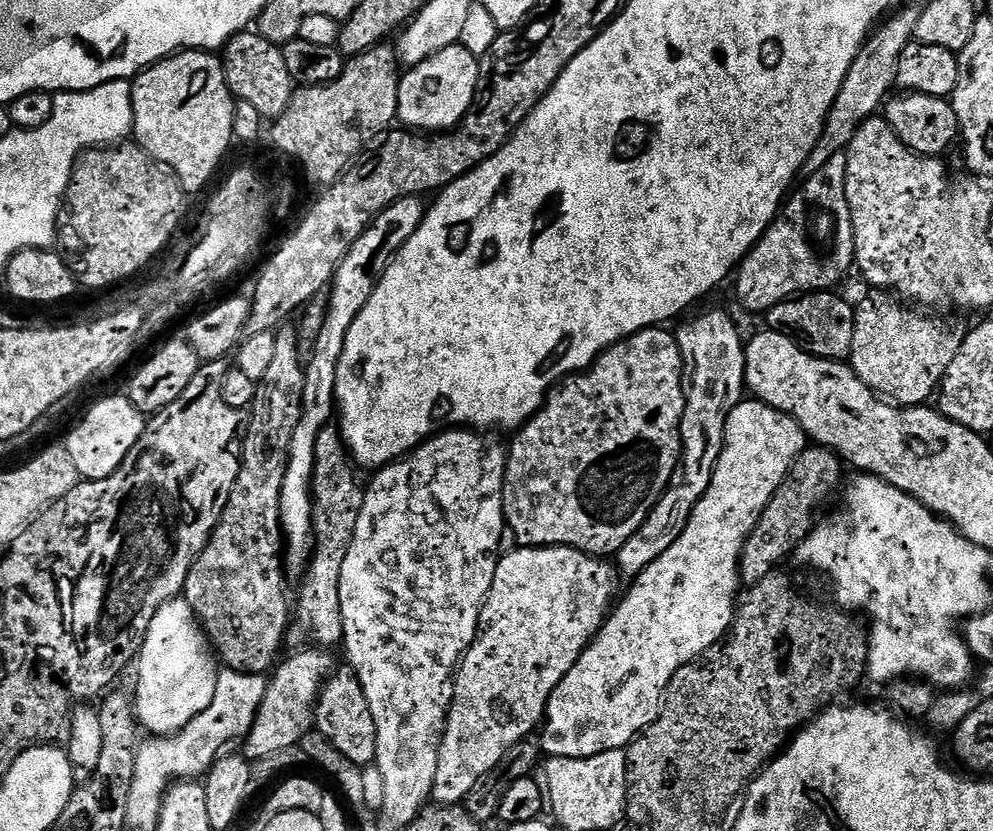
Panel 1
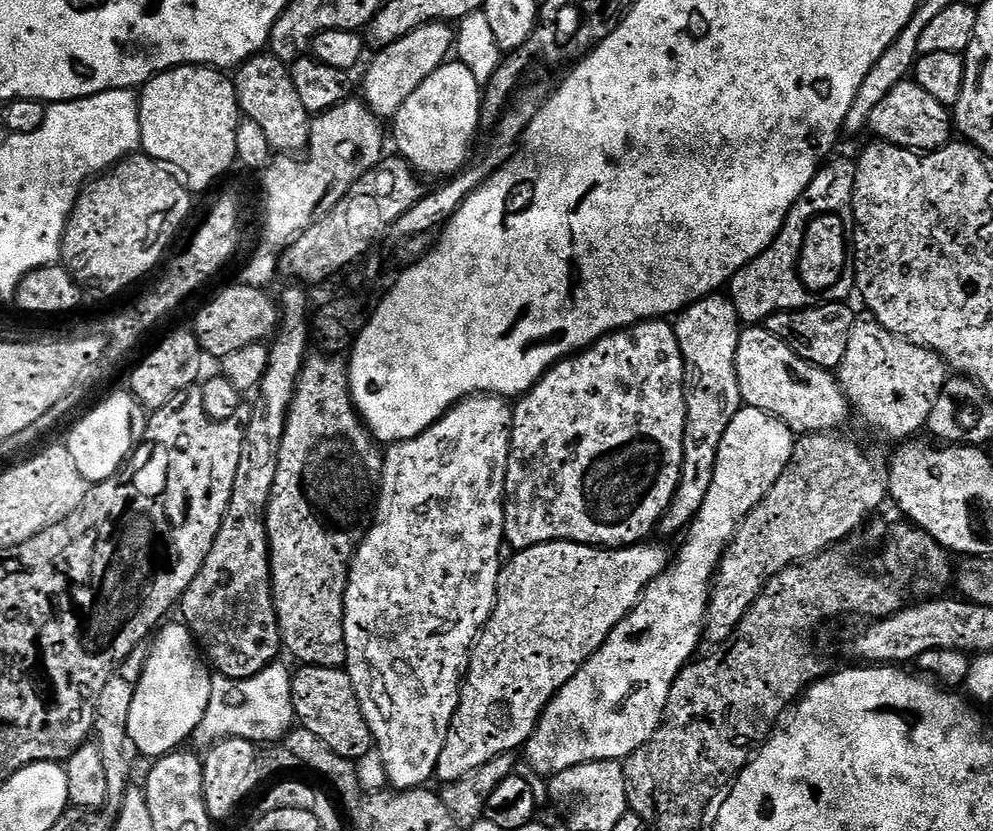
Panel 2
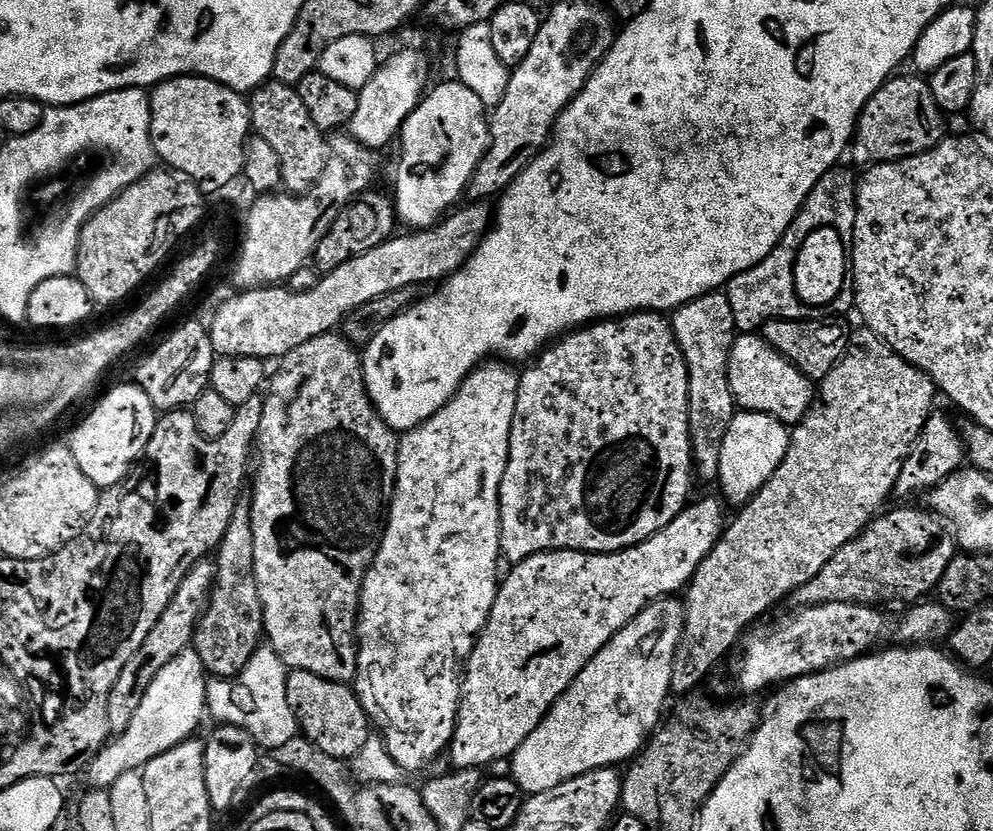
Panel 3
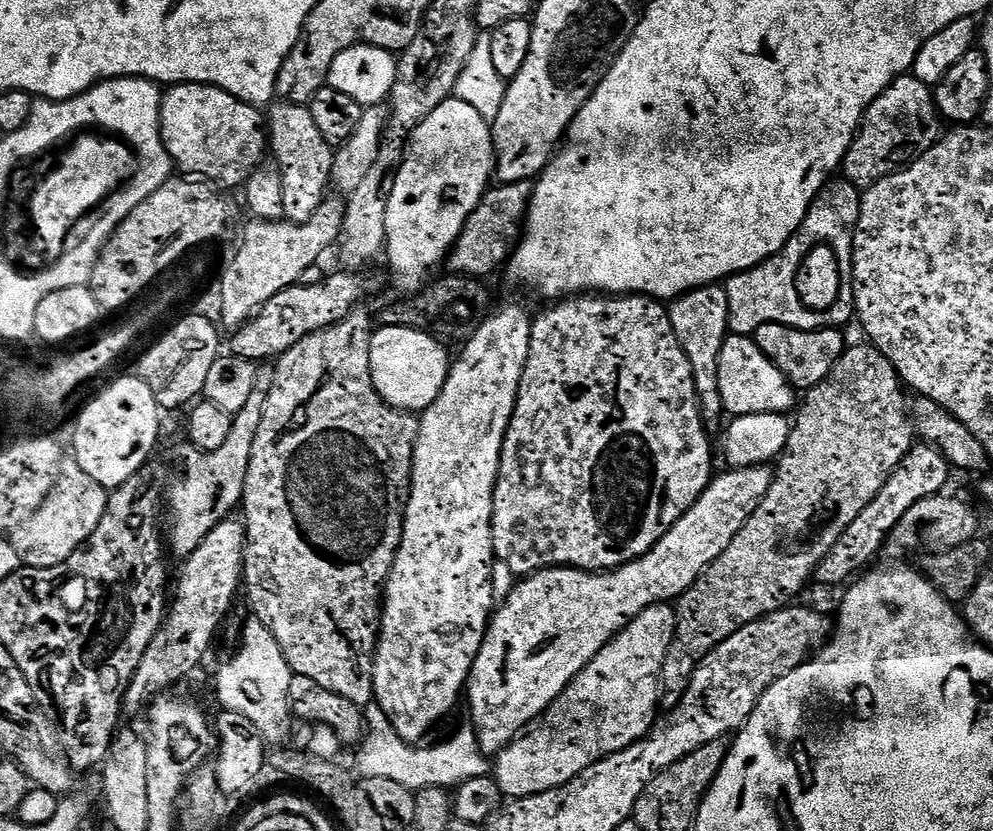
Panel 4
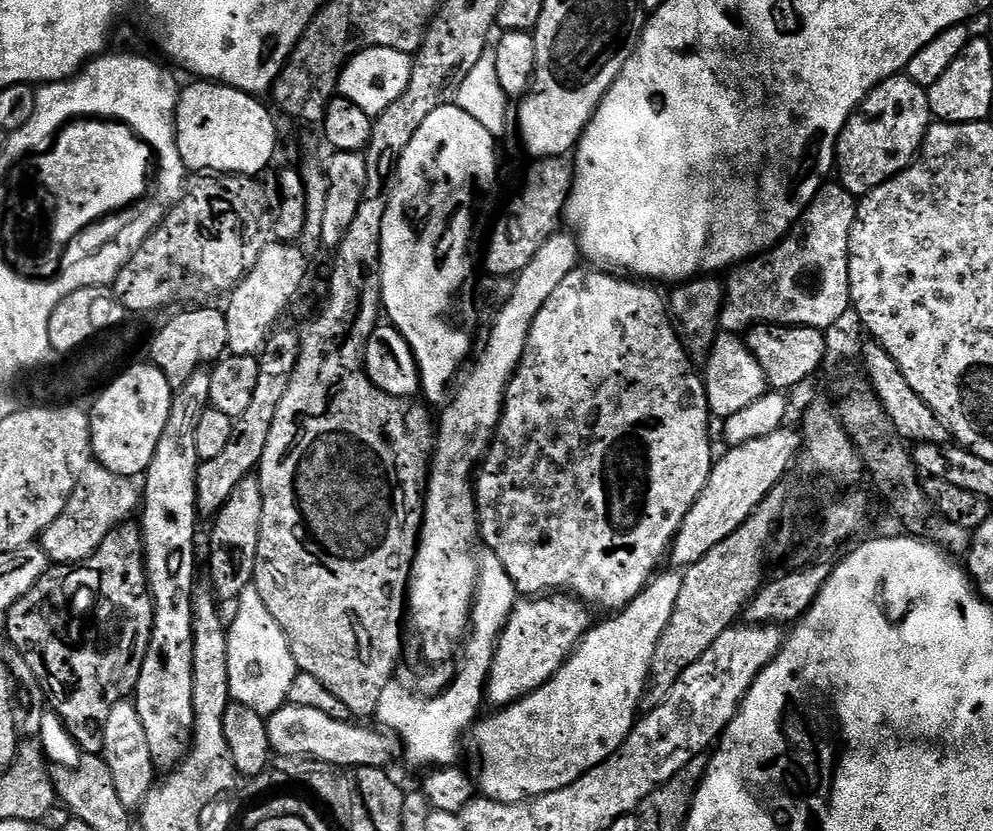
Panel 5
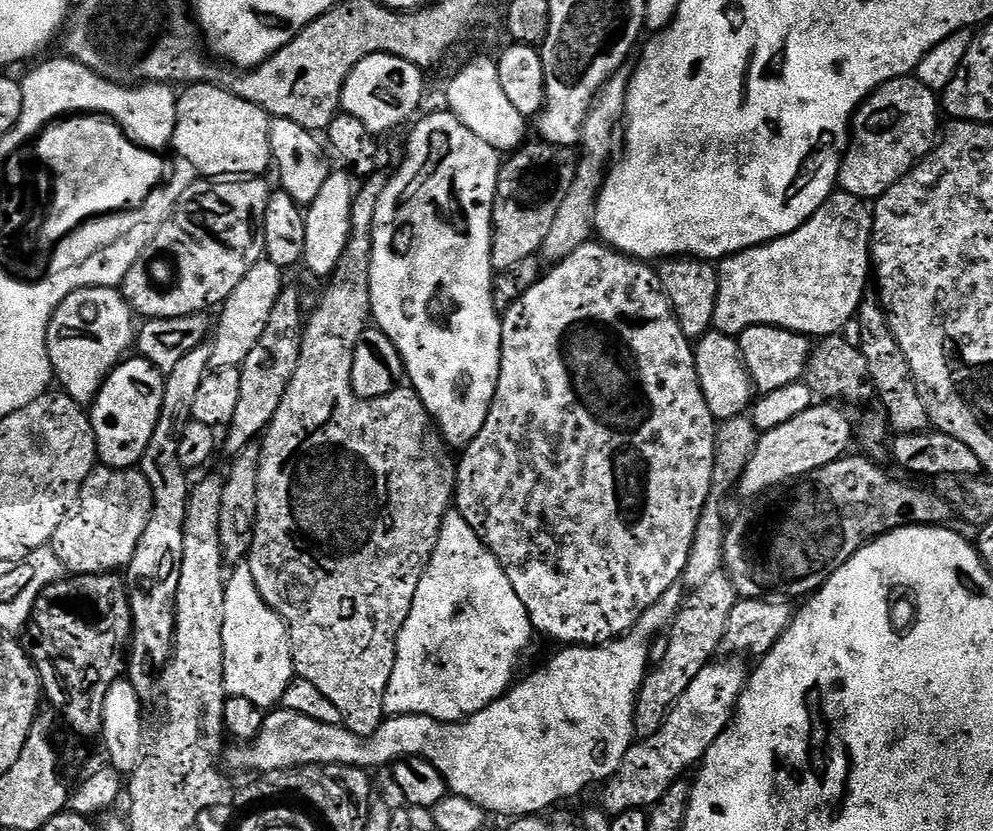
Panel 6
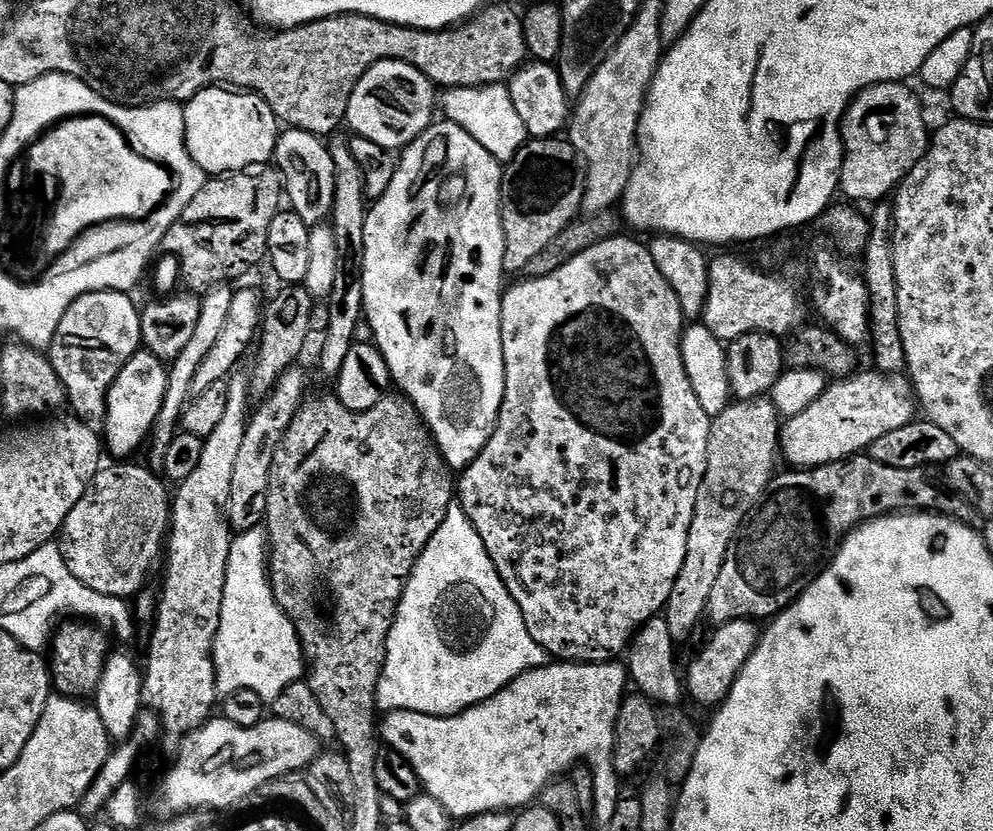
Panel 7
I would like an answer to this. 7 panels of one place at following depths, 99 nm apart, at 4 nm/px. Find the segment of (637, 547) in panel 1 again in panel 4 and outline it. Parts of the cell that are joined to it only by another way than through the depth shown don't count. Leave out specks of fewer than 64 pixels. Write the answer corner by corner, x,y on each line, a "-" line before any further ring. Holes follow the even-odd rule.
710,284
706,288
695,288
693,292
688,292
684,296
677,296
671,301
668,317
694,374
696,397
700,403
700,416
704,419
704,426
709,433
719,433
722,428
720,419
725,419
726,413
718,388
718,354
722,354
724,340
730,335
726,287

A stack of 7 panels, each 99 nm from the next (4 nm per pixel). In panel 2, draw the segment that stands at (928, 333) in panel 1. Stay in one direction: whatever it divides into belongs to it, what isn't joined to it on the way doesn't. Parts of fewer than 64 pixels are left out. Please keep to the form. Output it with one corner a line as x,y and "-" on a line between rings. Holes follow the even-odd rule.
857,319
850,330
850,342
846,346
846,358
842,358
838,369
838,379
843,387
848,403
853,409
860,411
860,416
872,428
885,432
895,442
904,442
915,437
919,428
923,429
930,418
930,410
934,410
934,402
938,402
938,394
942,394
944,384
950,379
947,363
931,348
923,348
911,344
882,327
875,319

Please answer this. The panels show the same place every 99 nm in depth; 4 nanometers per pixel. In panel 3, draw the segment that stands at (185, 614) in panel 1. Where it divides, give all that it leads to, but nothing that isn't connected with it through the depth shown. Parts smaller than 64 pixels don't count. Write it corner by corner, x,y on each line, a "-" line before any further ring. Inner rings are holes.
185,650
172,659
169,664
162,666
162,670
146,690
142,706
138,706
138,714
134,714
130,726
125,732
119,733
115,739
105,744
103,750
88,765
86,777
88,776
89,785
107,790
114,782
118,782
118,778
122,778
122,774
143,769
145,764
158,758
158,754
166,754
166,750
178,746
183,740
195,737
197,735
196,727
203,722
204,716
206,720
208,682
209,677
204,671
202,658
198,658
198,654
194,650

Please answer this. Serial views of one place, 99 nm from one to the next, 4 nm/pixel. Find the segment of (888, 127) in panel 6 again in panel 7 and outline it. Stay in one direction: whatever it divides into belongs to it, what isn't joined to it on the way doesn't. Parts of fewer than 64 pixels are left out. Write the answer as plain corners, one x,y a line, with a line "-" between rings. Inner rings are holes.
904,82
875,84
859,92
844,111
840,125
840,136
844,139
844,165
840,171
839,191
845,192
849,196
845,196
849,201
880,202
891,197
900,183
907,178
908,171
928,153
930,128
928,132
928,124
924,121
924,108
920,105
919,98
907,88
908,86

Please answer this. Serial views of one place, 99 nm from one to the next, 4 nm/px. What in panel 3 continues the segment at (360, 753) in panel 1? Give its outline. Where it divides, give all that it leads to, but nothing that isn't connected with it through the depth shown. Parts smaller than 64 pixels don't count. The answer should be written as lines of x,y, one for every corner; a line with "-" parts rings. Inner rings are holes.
292,670
286,682
286,702
290,702
290,710
302,736
331,758
355,761
358,750
362,750
369,736
373,735
374,725
368,719
355,687
347,683
318,678
318,674
306,670

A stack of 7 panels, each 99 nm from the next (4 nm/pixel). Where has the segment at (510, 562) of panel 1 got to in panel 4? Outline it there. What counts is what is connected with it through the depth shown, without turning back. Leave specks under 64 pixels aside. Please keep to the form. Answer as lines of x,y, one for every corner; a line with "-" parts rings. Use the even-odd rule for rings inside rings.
753,466
751,468
732,468
721,474
713,475
708,488
694,502
694,506
690,506
690,510
686,510
686,514
682,514
682,518
678,518
678,522
674,522
674,526
668,533
661,538
658,543
653,546
644,556
631,560
629,564
623,564
621,568
614,568
602,572
588,572
585,568
566,568
557,566
554,568
543,568
540,572
534,572
531,576
525,576
513,587
509,596
503,597
504,604
495,609
492,619
488,622
488,633
484,635
484,641
480,647
478,658
472,667
472,673
468,675
468,683
466,685
466,704
468,700
468,712
472,715
471,727
476,734
476,740
480,743
481,753
499,754
503,748
507,748
513,740
517,739
539,717
551,704
557,700
566,690
566,686
578,675
588,663
597,656
605,646
618,635
618,633
631,622
636,616
640,616
646,609
652,608
656,604
675,601
683,596
686,589
708,569
708,565
712,564
726,550
726,546
730,546
730,542
734,542
734,538
738,534
738,530
742,530
742,526
746,526
746,522
750,518
750,514
754,514
754,510
762,502
762,498
766,494
766,490
770,490
772,485
773,469
768,466

